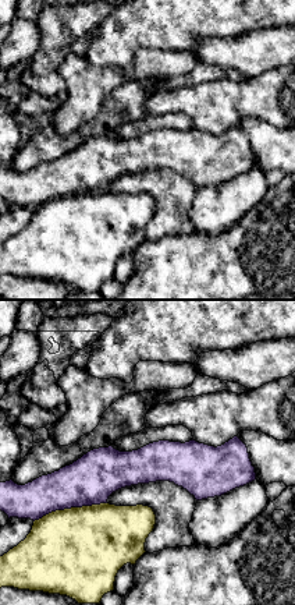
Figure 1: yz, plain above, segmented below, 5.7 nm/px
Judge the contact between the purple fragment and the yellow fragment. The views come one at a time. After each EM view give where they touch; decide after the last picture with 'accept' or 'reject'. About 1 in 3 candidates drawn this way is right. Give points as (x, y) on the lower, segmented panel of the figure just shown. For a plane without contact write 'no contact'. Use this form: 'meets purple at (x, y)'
meets purple at (70, 508)

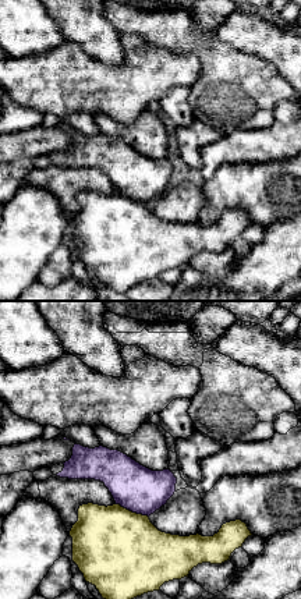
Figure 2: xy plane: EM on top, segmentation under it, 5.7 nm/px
meets purple at (133, 511)

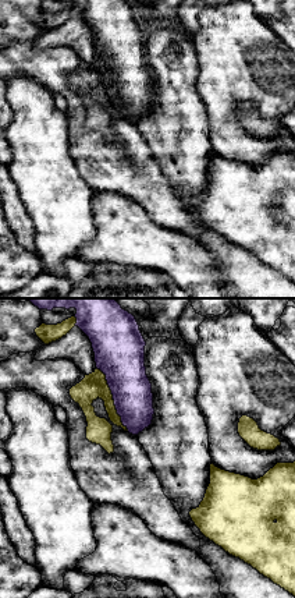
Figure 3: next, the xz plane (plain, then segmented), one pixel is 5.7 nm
meets purple at (113, 399)

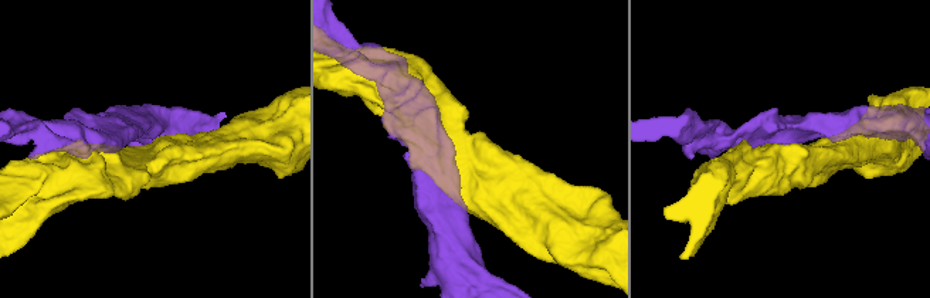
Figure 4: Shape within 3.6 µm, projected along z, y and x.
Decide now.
reject

